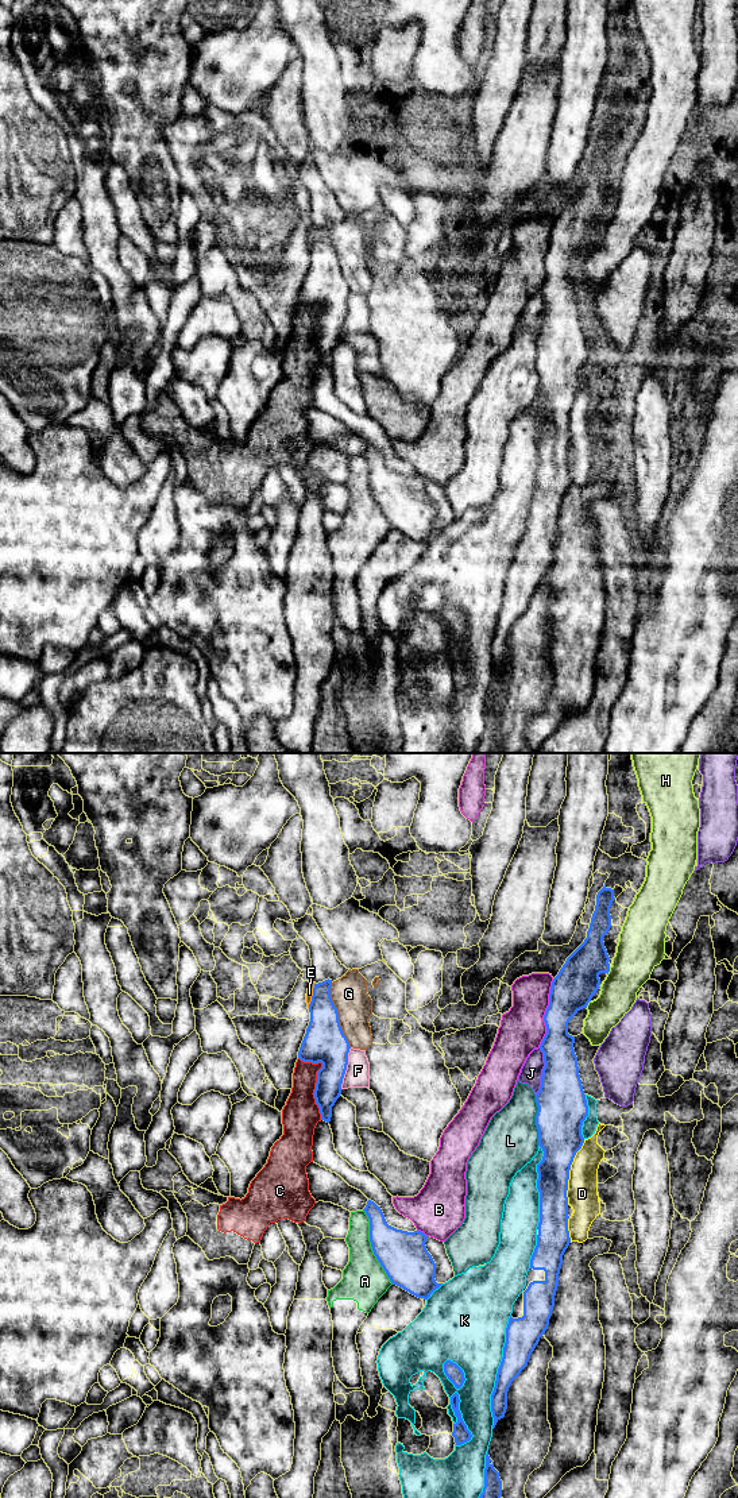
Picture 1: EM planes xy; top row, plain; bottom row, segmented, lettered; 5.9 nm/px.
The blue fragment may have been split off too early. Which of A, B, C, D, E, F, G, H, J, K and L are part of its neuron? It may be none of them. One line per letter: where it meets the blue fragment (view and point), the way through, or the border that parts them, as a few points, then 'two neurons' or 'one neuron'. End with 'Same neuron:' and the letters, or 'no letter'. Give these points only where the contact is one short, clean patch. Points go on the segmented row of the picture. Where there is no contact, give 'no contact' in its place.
A: xy (371, 1246) | two neurons
B: xy (545, 1012) | two neurons
C: xy (317, 1080) | two neurons
D: xy (568, 1172) | two neurons
E: xy (313, 995) | along xy (315, 983), (312, 1000), (308, 1007) | two neurons
F: xy (346, 1068) | along xy (351, 1047), (340, 1088) | two neurons
G: xy (337, 1015) | two neurons
H: xy (609, 971) | two neurons
J: xy (543, 1072) | two neurons
K: xy (498, 1371) | two neurons
L: xy (536, 1120) | two neurons
Same neuron: no letter

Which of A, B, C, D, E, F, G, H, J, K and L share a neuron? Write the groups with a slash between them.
A / B / C / D / E G / F / H / J / K / L

